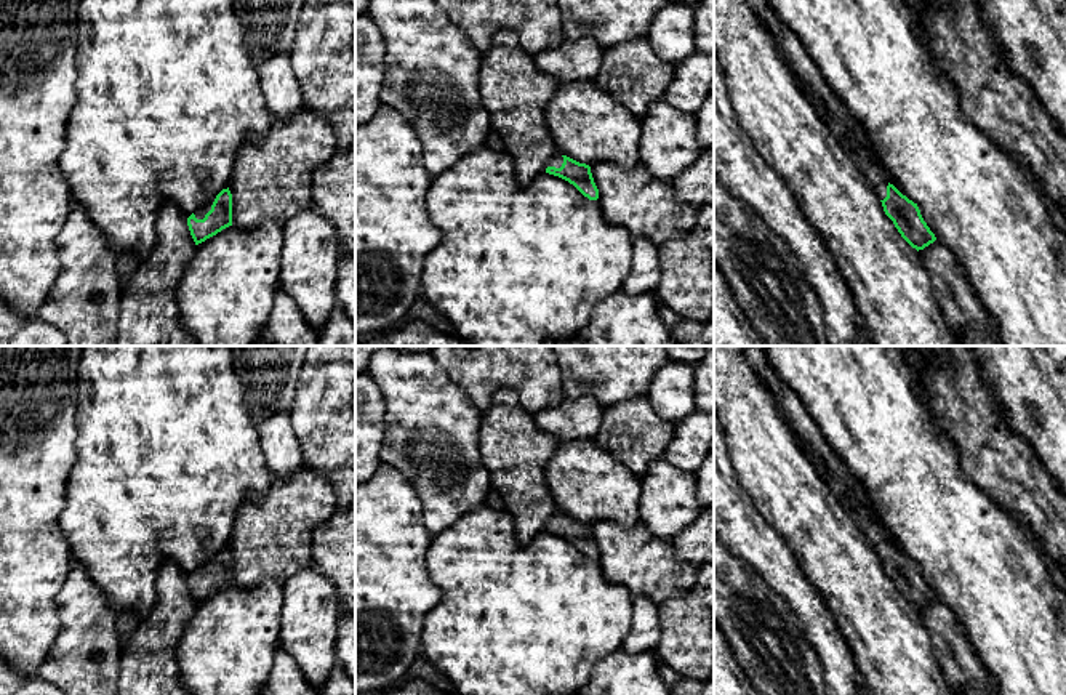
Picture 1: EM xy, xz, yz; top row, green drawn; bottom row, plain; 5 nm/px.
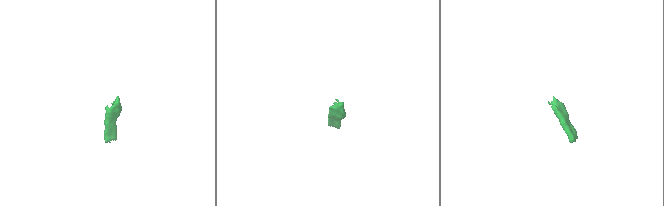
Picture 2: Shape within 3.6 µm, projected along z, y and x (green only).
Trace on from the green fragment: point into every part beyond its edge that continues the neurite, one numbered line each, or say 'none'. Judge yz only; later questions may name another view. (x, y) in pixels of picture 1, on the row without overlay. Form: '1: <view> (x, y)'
1: yz (863, 518)

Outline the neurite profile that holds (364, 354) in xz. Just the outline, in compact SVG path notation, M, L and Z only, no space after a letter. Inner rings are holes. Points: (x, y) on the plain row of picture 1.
M355 346L355 373L367 372L371 356L379 346Z

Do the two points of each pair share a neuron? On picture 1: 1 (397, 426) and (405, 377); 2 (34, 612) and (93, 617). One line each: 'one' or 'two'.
1: one
2: two

